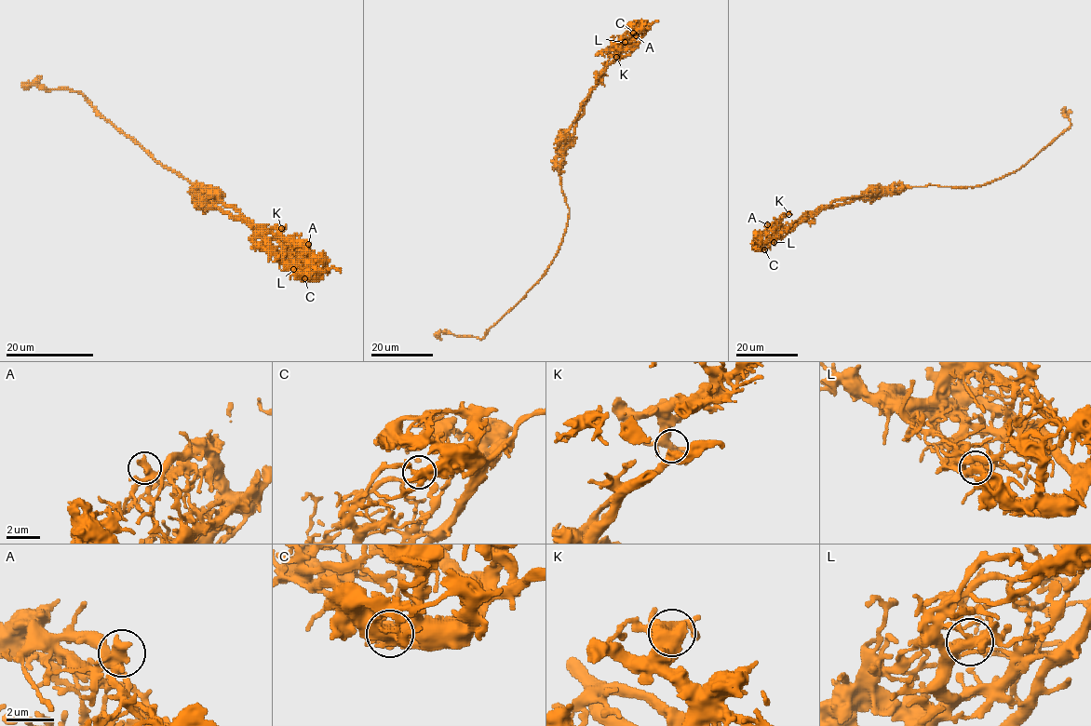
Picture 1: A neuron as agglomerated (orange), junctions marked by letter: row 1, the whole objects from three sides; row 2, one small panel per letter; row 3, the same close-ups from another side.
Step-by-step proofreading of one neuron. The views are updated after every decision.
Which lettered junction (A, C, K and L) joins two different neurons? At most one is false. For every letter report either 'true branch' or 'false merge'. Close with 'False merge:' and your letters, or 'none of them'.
A: true branch
C: false merge
K: true branch
L: true branch
False merge: C

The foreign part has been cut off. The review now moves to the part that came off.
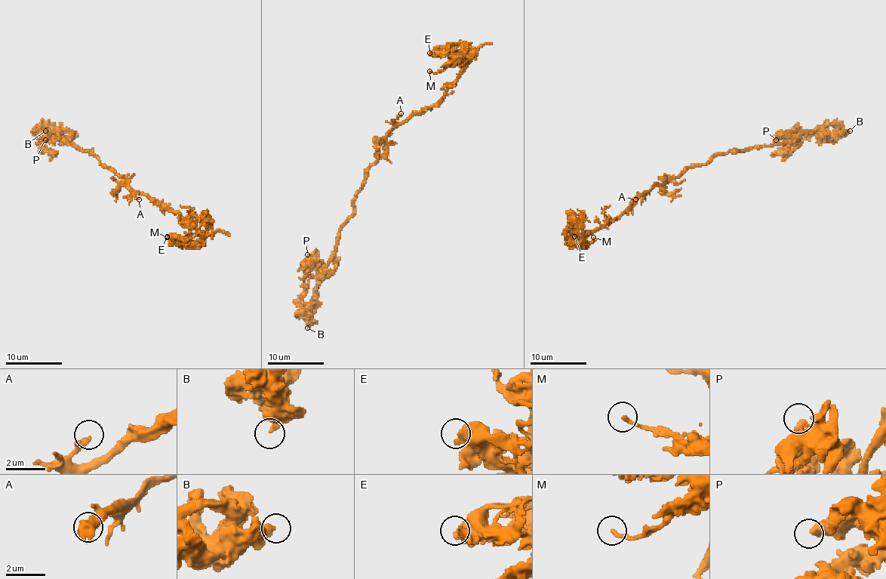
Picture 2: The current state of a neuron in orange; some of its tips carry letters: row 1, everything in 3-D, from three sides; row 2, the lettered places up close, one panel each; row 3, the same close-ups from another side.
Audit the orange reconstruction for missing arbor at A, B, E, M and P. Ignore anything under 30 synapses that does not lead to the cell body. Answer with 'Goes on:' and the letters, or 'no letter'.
Goes on: no letter

